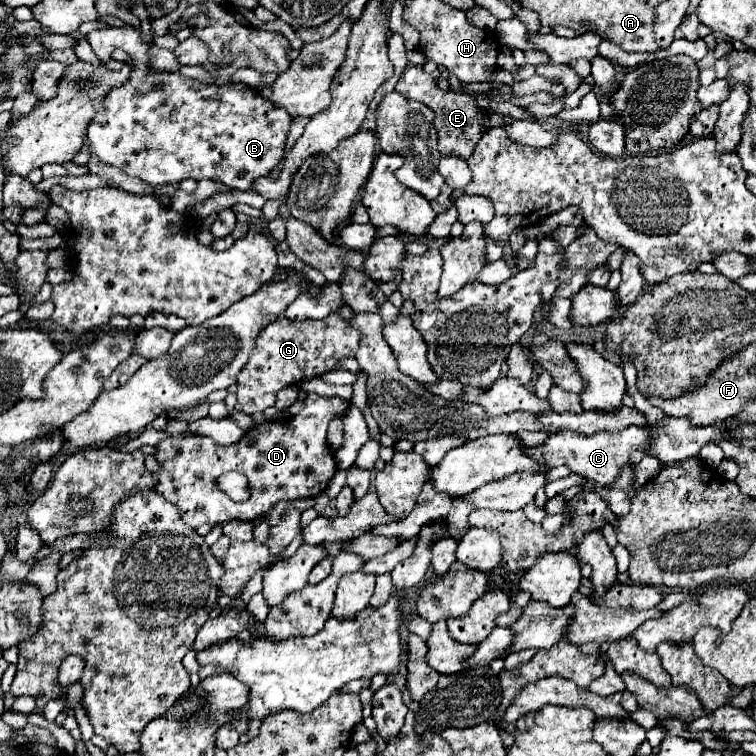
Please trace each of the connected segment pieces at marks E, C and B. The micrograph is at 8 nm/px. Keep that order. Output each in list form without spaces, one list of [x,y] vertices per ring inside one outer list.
[[[408,65],[400,77],[400,81],[396,83],[396,91],[400,91],[402,95],[416,99],[424,105],[428,105],[434,113],[434,127],[438,131],[438,149],[442,153],[442,157],[460,157],[460,159],[470,159],[476,143],[480,141],[480,135],[484,135],[484,127],[482,125],[482,117],[488,115],[488,111],[484,111],[482,107],[478,107],[476,97],[468,95],[468,93],[448,93],[444,89],[440,89],[434,81],[434,77],[430,73],[424,71],[422,65]]]
[[[628,427],[620,433],[596,433],[596,435],[580,435],[580,433],[572,433],[572,431],[558,431],[558,433],[550,433],[548,441],[540,447],[532,447],[528,451],[528,455],[532,459],[536,459],[538,463],[546,465],[546,467],[558,467],[558,465],[566,465],[570,467],[574,473],[592,479],[604,487],[610,487],[618,475],[620,469],[624,465],[630,465],[630,453],[632,451],[640,451],[646,449],[650,443],[650,431],[646,427]]]
[[[106,27],[88,33],[88,43],[94,53],[109,68],[109,59],[115,49],[126,51],[134,65],[124,87],[114,89],[104,99],[104,113],[98,113],[88,127],[90,141],[90,157],[98,157],[106,165],[114,165],[120,171],[140,177],[150,185],[164,183],[180,183],[184,179],[212,179],[228,185],[230,189],[246,191],[252,187],[252,181],[264,177],[272,171],[272,167],[284,157],[286,135],[290,131],[290,115],[282,107],[272,107],[268,99],[264,99],[258,91],[242,83],[226,83],[226,85],[204,85],[198,79],[188,79],[182,73],[172,71],[154,71],[148,65],[150,43],[142,39],[138,27]]]

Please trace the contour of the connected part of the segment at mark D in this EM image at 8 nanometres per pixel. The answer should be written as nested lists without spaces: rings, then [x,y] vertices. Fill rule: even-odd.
[[[310,393],[304,401],[304,407],[298,415],[282,419],[282,421],[264,421],[260,425],[254,425],[246,435],[232,445],[216,445],[210,437],[192,435],[186,439],[166,439],[156,445],[156,459],[162,465],[162,473],[154,473],[154,479],[158,481],[156,491],[160,495],[178,505],[180,515],[184,523],[192,529],[198,529],[204,523],[210,525],[222,525],[224,521],[256,521],[264,517],[278,501],[292,501],[292,499],[306,499],[306,497],[318,497],[324,493],[336,475],[336,459],[326,443],[326,429],[332,419],[336,419],[340,413],[346,413],[350,409],[350,401],[340,397],[320,397],[316,393]],[[226,471],[238,471],[246,475],[250,485],[250,499],[244,503],[234,503],[226,493],[222,493],[216,487],[216,477],[220,477]]]

